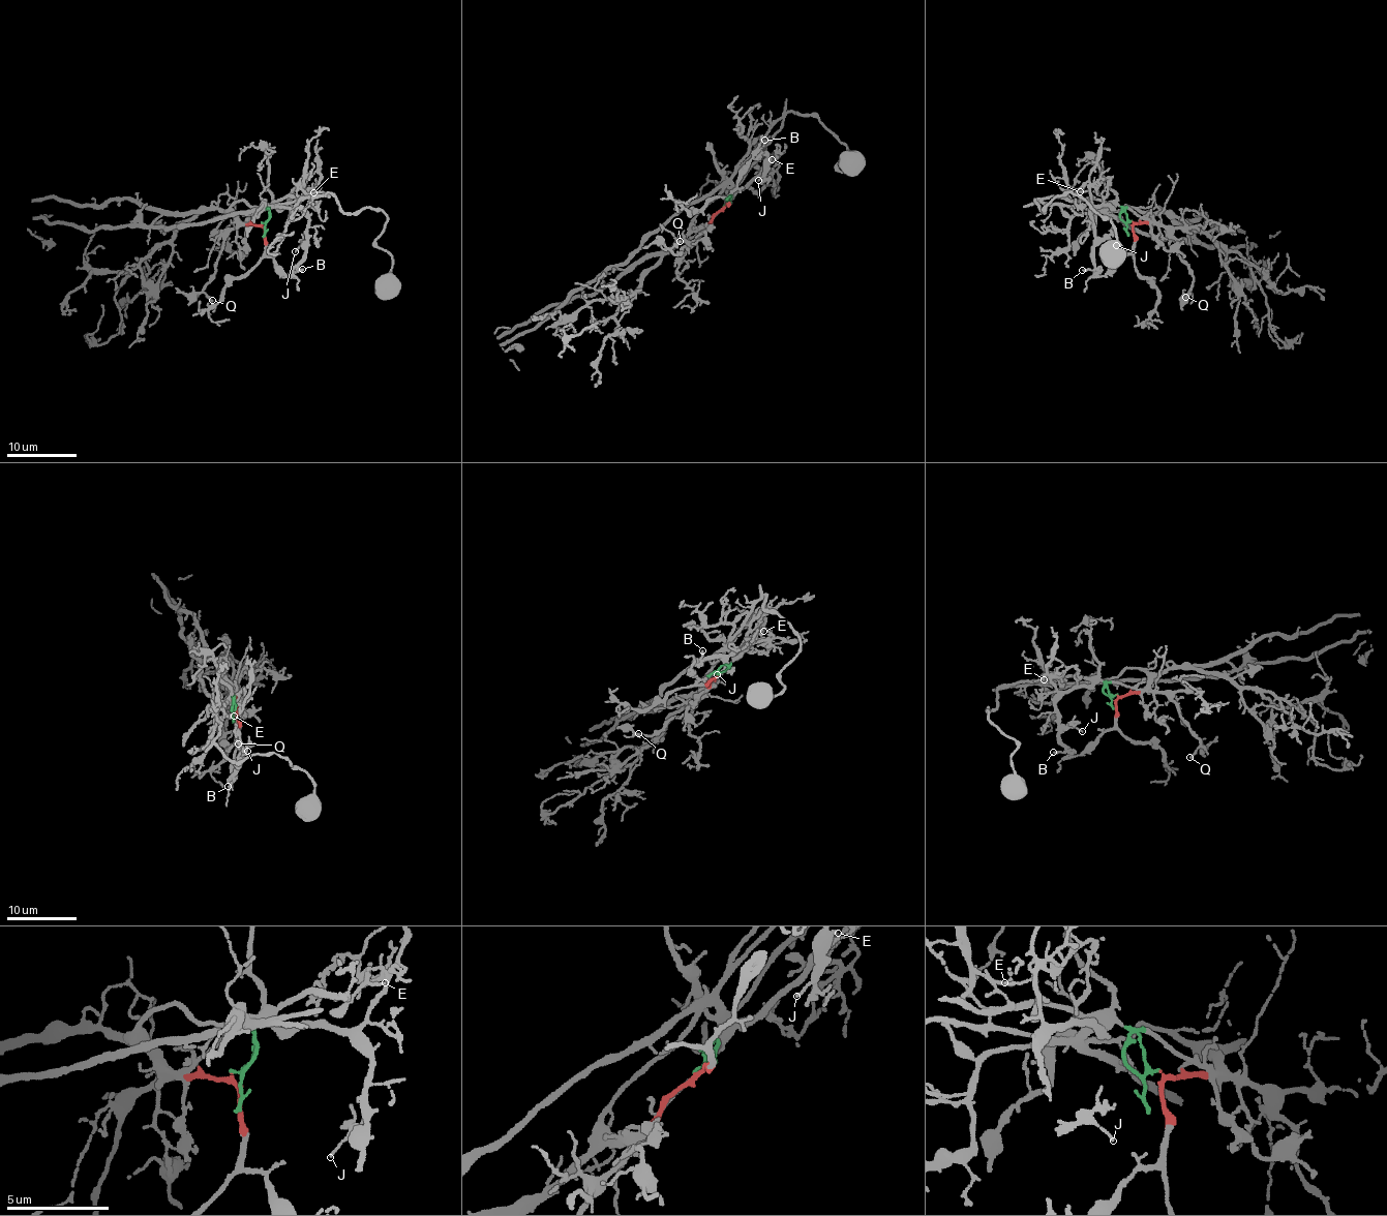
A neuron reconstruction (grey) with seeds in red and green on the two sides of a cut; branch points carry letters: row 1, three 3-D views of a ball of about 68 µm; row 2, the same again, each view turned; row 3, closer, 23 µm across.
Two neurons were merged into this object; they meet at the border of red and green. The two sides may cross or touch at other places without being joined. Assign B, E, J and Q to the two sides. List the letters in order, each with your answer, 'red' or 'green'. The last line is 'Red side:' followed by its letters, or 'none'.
B: green
E: green
J: green
Q: red
Red side: Q

